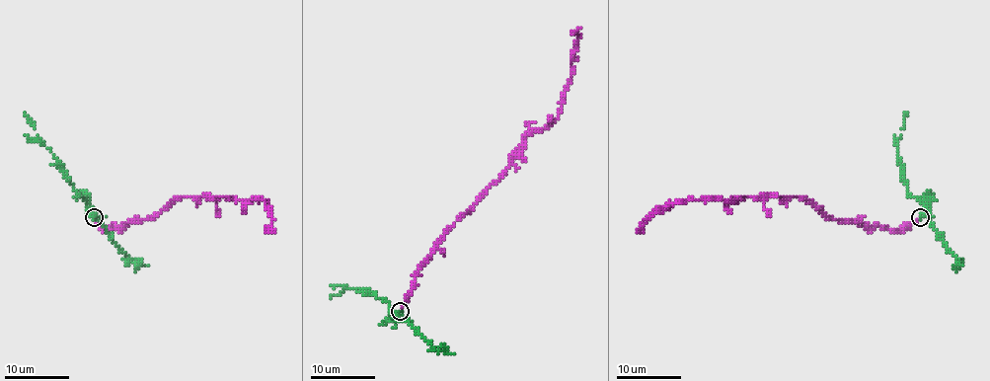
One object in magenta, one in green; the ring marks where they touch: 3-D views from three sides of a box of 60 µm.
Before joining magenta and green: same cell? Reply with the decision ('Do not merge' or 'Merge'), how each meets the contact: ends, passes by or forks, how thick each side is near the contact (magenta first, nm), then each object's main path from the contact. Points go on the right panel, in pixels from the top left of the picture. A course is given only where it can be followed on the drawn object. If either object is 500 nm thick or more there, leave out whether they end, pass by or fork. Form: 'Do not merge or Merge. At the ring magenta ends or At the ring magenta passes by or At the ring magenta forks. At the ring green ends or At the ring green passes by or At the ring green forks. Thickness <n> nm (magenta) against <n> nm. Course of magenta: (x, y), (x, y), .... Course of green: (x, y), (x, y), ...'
Do not merge. At the ring magenta ends. At the ring green ends. Thickness 220 nm (magenta) against 480 nm. Course of magenta: (919, 217), (900, 230), (883, 230), (828, 219), (799, 197), (690, 199), (667, 204), (640, 232), (643, 227). Course of green: (919, 217), (924, 204), (908, 192), (903, 165), (898, 159), (898, 139), (906, 112)

